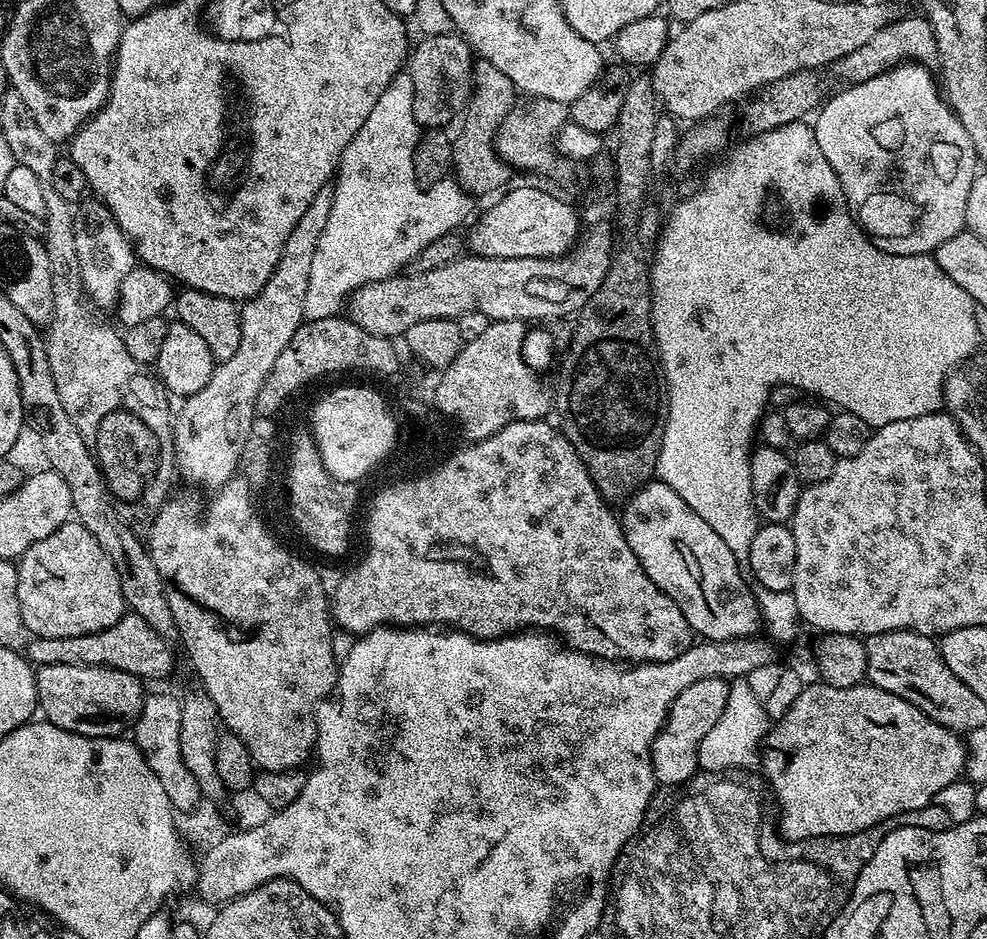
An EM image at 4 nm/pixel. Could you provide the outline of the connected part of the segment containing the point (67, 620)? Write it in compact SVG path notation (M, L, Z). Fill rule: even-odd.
M78 522L63 524L50 538L42 538L42 542L34 542L19 557L18 567L18 606L22 610L24 628L32 636L46 638L74 638L78 634L94 634L106 630L106 626L114 626L118 618L126 611L122 598L122 586L118 578L118 570L114 562L98 546L98 538L90 534Z

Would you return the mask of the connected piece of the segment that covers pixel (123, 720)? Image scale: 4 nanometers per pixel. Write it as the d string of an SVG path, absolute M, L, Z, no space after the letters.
M39 666L36 674L36 698L43 719L62 730L77 732L83 736L120 736L123 728L131 729L140 717L142 691L141 677L102 666Z

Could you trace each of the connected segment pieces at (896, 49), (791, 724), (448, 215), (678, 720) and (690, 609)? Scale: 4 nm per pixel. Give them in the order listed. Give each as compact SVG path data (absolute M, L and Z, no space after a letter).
M923 14L917 16L904 16L890 21L878 34L866 41L854 54L846 54L828 65L826 72L836 80L841 80L841 85L851 86L870 82L870 78L878 78L878 74L886 74L891 68L895 68L905 62L915 62L925 66L931 65L937 59L936 39L934 30L930 26L928 17Z
M823 682L809 683L790 710L786 711L780 720L775 721L769 727L762 745L762 775L774 797L775 807L778 809L778 831L785 840L815 840L825 836L853 836L859 832L864 832L870 826L886 822L886 818L901 816L910 810L922 810L933 803L939 791L951 788L953 784L965 775L968 762L968 749L961 733L952 732L946 726L934 722L918 706L910 706L902 698L890 694L881 688L863 682L856 684L850 689L838 689Z
M402 70L396 75L394 82L390 82L390 86L386 86L386 90L382 90L382 98L378 98L378 102L374 102L374 110L370 110L366 122L362 122L362 130L358 130L358 134L354 134L350 146L346 146L346 150L340 155L340 166L334 177L334 198L330 206L330 216L326 218L326 230L322 230L322 238L318 238L314 262L310 266L310 286L306 290L306 306L304 307L304 314L308 320L321 320L322 318L337 315L345 307L348 297L351 296L354 290L358 290L370 282L384 280L387 276L397 275L401 269L412 263L412 260L418 256L420 251L426 250L426 246L430 246L430 242L455 233L457 231L456 227L468 215L470 215L469 217L473 215L472 202L474 200L471 195L427 196L424 193L427 191L425 191L414 174L414 150L416 149L416 144L420 141L421 135L422 129L414 118L414 82L410 82L408 71Z
M702 678L702 682L694 682L694 686L686 686L686 690L682 690L682 694L678 694L678 698L668 711L666 730L662 730L652 740L650 751L657 785L684 784L697 775L700 743L710 730L710 726L714 726L714 722L718 722L718 718L722 718L722 710L726 710L729 687L730 684L727 680Z
M658 478L653 479L639 488L633 496L629 496L623 508L622 527L630 550L634 550L634 554L640 559L642 570L646 570L650 582L654 582L654 586L658 586L658 590L665 592L678 606L678 610L682 610L686 622L697 637L708 642L743 640L755 637L759 628L761 631L760 608L756 604L755 591L751 587L748 589L749 581L742 571L741 561L734 558L730 546L726 546L726 542L718 538L718 533L710 530L709 524L702 522L702 518L698 518L698 514L694 514L694 510L690 510L690 506L686 506L686 502L682 502L682 498L674 494L674 490L670 490L670 486L666 486Z

